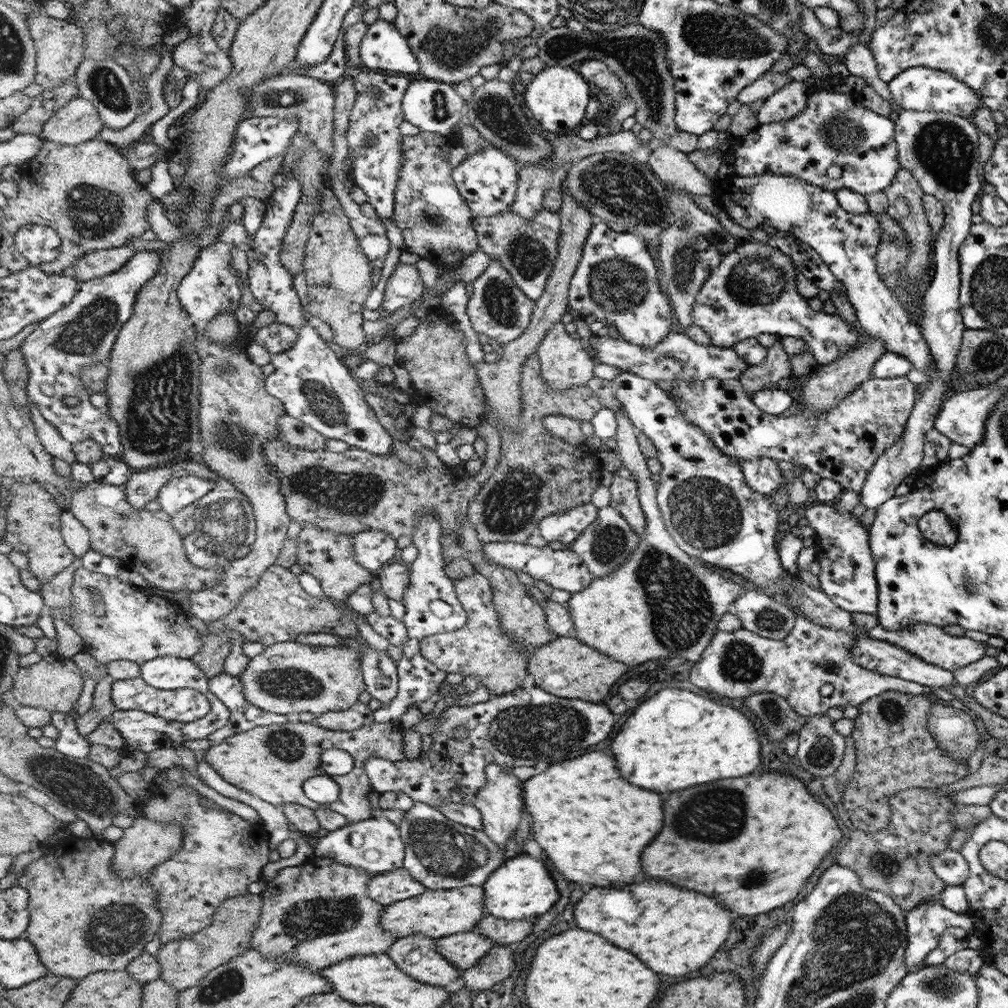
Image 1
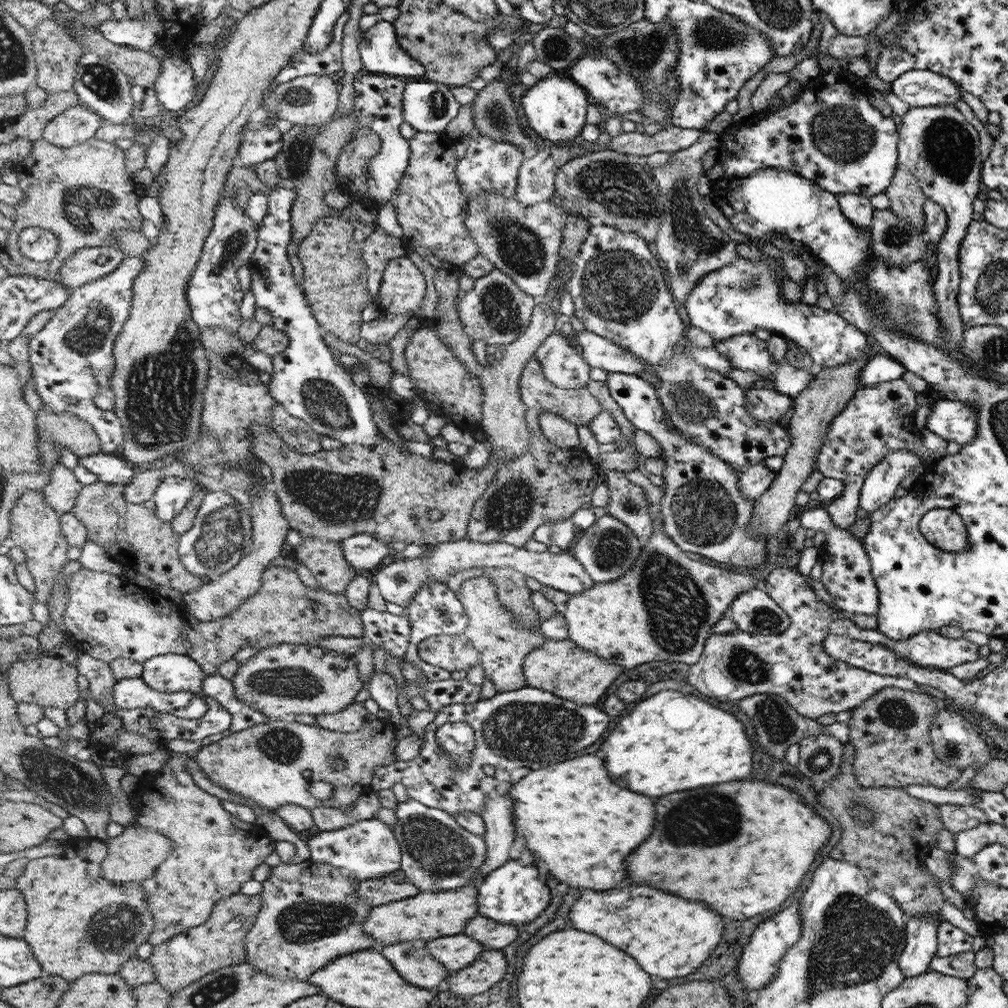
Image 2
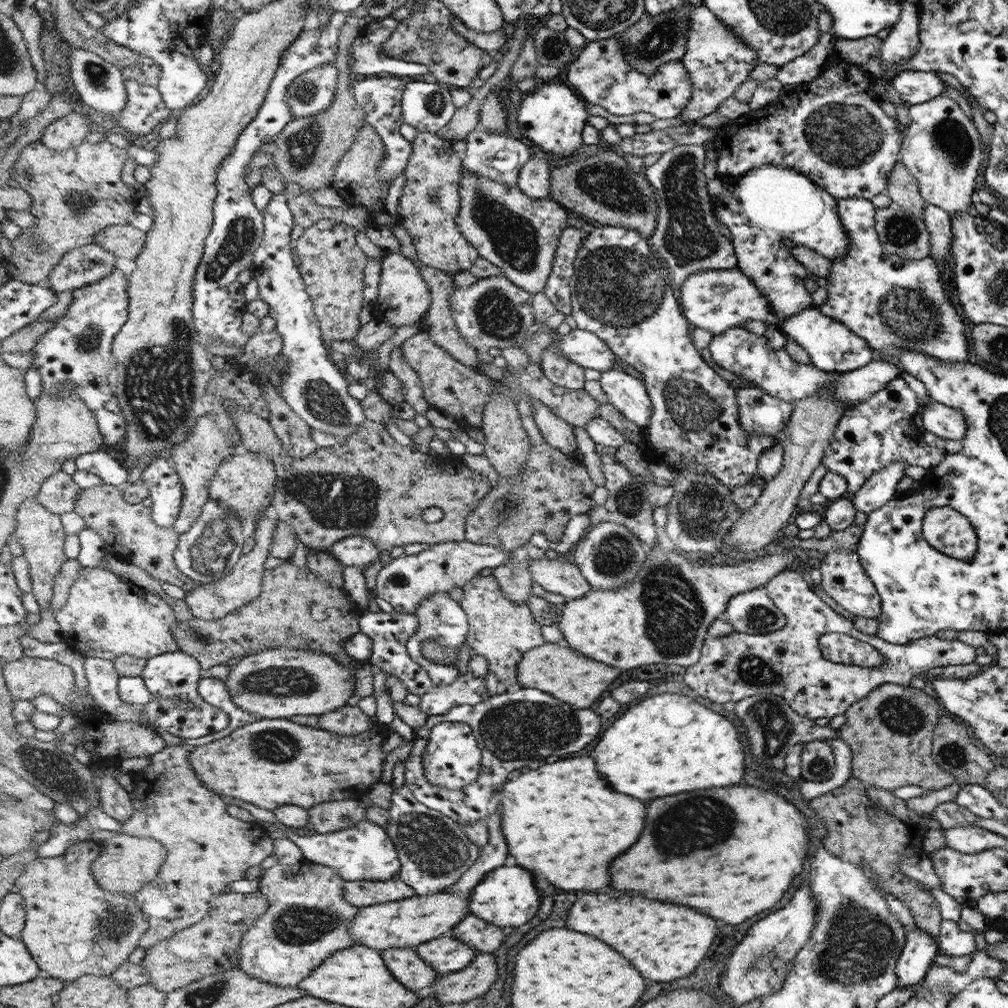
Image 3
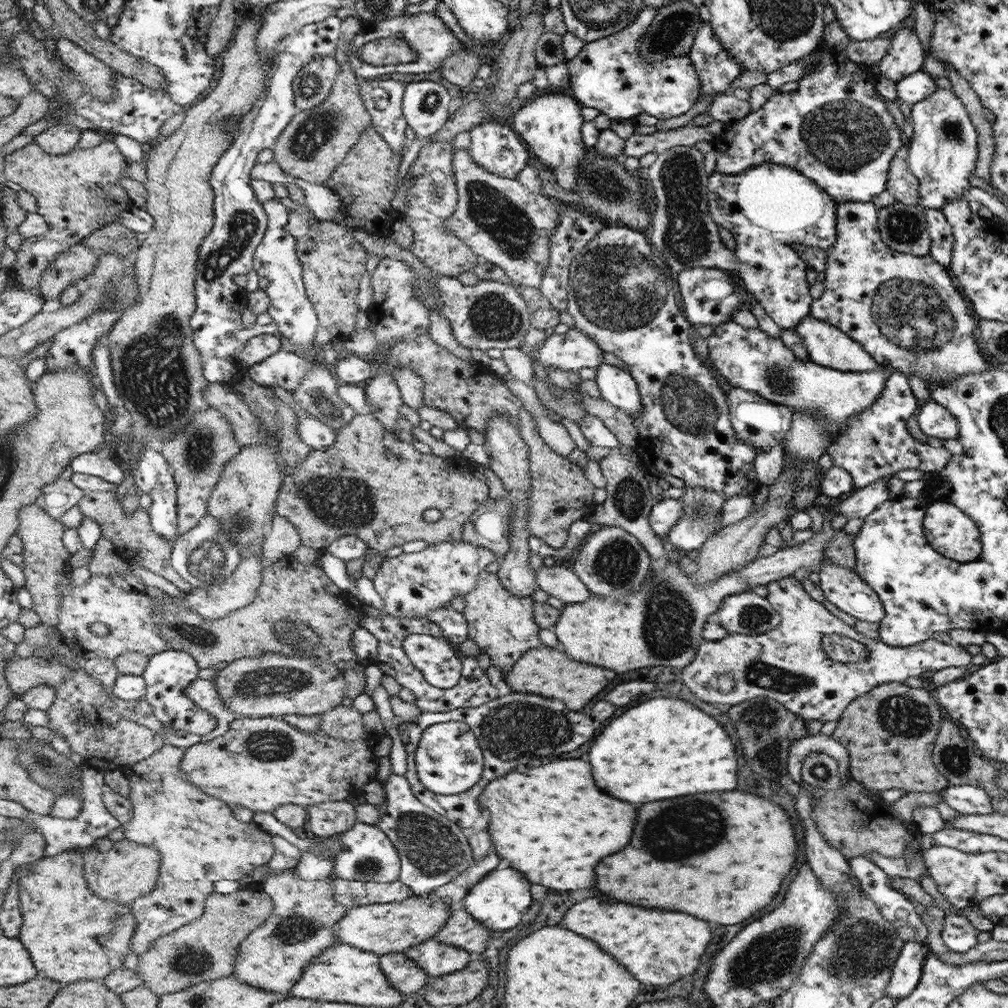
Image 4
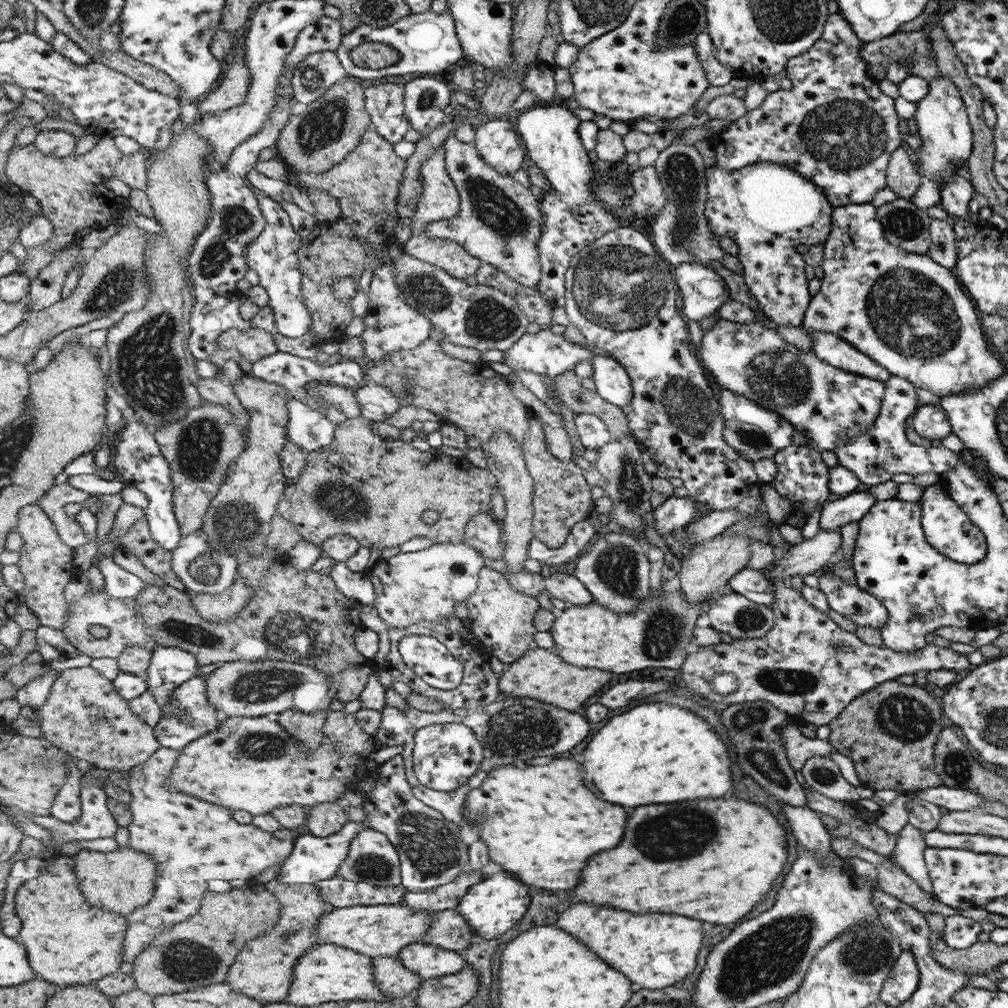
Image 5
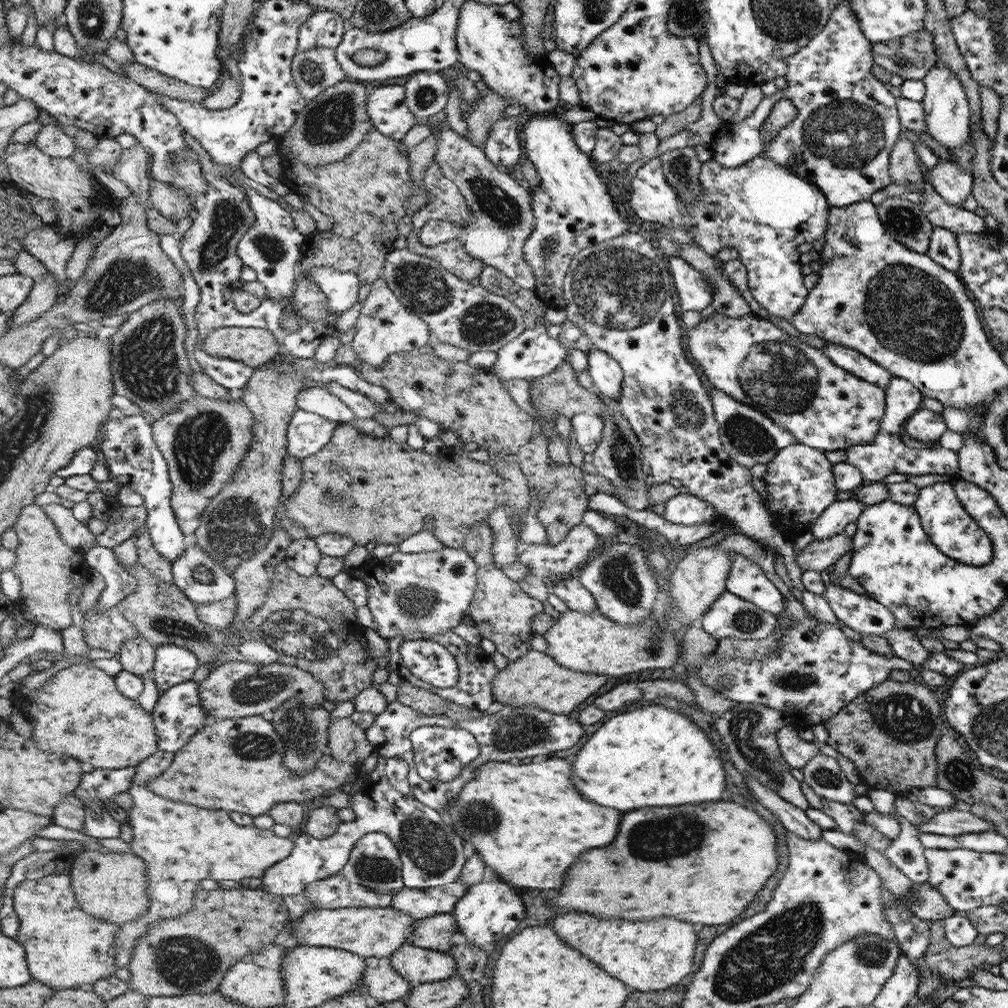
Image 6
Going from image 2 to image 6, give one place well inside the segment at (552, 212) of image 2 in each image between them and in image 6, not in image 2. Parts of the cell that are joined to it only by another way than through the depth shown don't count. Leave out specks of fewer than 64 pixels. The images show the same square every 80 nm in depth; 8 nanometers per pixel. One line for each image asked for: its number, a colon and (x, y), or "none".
3: (519, 234)
4: (503, 222)
5: (500, 220)
6: (504, 219)

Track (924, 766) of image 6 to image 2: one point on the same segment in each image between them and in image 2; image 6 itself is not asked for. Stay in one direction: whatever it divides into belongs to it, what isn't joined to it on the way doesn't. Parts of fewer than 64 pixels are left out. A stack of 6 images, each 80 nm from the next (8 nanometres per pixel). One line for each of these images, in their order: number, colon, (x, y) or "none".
2: (891, 731)
3: (890, 732)
4: (889, 732)
5: (890, 732)

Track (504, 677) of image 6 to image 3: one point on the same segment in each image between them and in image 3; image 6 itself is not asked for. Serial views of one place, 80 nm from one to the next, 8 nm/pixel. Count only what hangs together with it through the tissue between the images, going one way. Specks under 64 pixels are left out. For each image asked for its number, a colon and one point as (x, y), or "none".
3: (561, 671)
4: (551, 673)
5: (543, 675)

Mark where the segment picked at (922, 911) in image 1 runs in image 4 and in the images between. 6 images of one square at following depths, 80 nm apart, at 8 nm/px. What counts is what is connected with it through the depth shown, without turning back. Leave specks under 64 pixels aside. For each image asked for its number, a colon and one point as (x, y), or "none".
2: (921, 933)
3: (917, 957)
4: (907, 972)

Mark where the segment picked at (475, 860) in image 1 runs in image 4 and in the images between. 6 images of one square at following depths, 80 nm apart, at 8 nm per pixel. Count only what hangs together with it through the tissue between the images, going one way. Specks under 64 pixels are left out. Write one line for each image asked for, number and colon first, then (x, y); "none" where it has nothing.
2: (437, 853)
3: (435, 852)
4: (434, 851)

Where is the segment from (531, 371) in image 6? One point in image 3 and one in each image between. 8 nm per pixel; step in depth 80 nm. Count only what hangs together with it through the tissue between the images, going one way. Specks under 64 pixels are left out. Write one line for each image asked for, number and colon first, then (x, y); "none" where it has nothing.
3: (586, 349)
4: (573, 350)
5: (546, 353)

